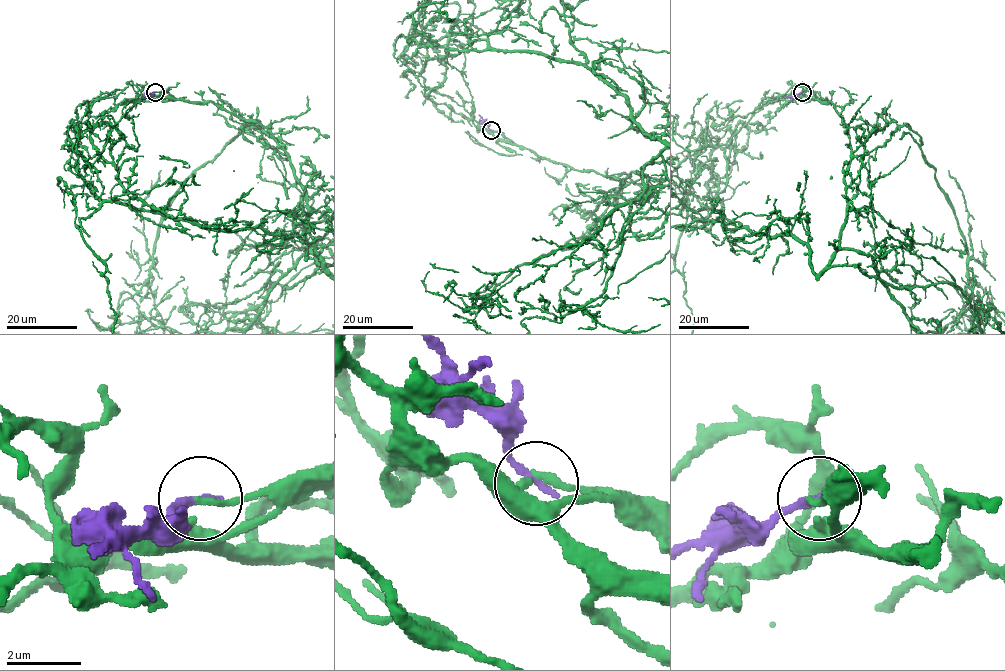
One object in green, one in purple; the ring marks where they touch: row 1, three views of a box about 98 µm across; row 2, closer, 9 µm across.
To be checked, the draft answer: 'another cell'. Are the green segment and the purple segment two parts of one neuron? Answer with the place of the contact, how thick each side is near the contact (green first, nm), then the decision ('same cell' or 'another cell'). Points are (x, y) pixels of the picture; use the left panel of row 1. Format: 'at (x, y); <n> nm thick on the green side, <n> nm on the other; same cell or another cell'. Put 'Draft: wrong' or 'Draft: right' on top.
Draft: right
at (155, 92); 170 nm thick on the green side, 240 nm on the other; another cell

